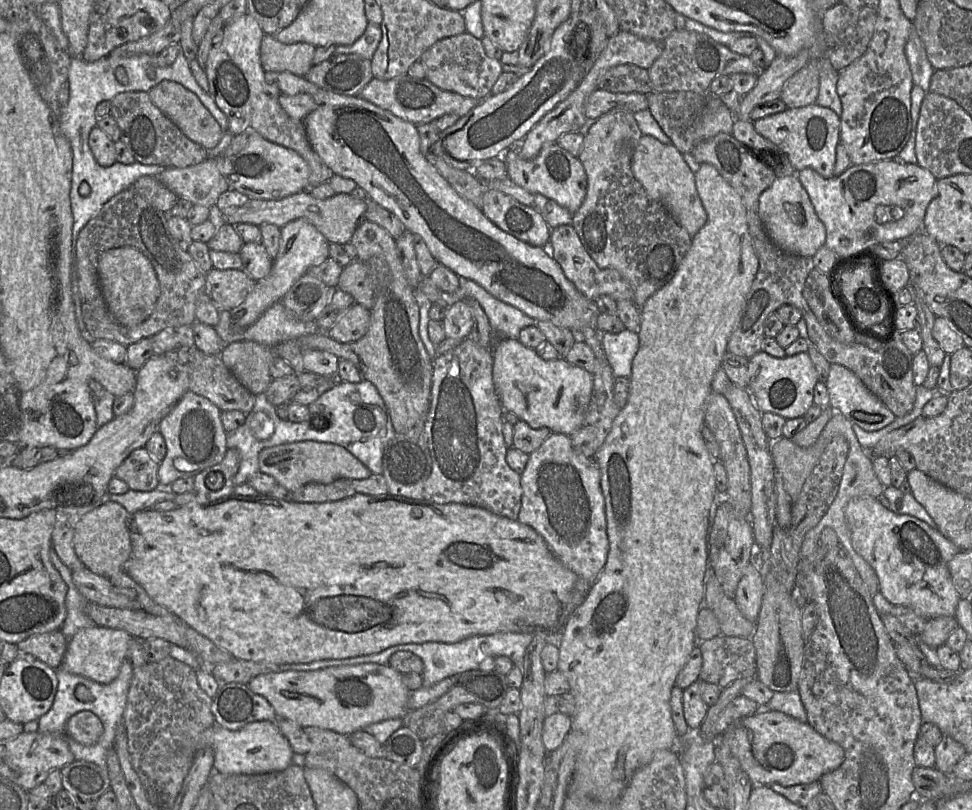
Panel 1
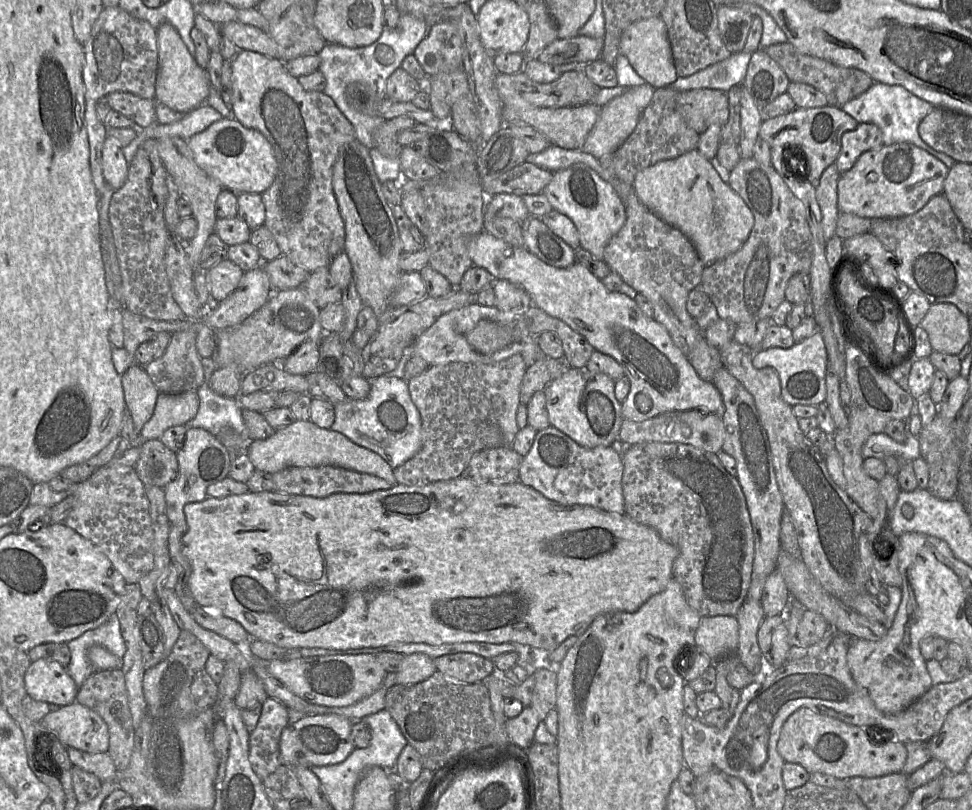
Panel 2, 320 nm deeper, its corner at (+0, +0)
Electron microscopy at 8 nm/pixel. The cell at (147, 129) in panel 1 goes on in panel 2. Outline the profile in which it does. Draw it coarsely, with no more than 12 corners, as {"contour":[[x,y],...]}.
{"contour":[[123,91],[107,97],[135,128],[157,122],[155,99]]}

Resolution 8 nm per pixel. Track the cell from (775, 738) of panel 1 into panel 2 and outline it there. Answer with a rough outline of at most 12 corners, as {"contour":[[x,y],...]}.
{"contour":[[802,707],[783,724],[786,763],[836,778],[900,773],[907,749]]}

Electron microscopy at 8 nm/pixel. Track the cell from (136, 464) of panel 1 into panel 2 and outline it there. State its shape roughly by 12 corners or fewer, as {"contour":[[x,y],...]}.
{"contour":[[160,439],[143,441],[134,469],[145,489],[165,488],[179,472]]}

